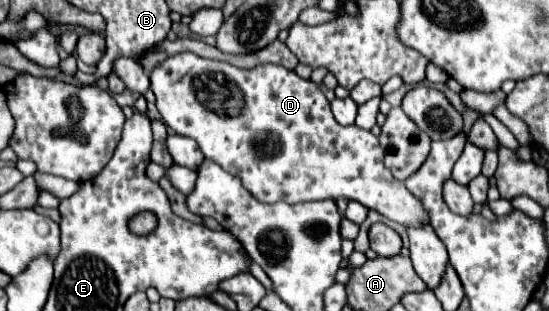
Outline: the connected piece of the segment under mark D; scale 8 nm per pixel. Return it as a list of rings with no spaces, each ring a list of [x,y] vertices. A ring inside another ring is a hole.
[[[184,52],[170,56],[154,68],[150,82],[150,88],[156,94],[156,106],[166,126],[176,134],[196,140],[202,154],[226,168],[232,176],[238,176],[242,186],[250,190],[256,200],[300,204],[310,200],[346,198],[356,200],[404,226],[422,226],[428,222],[422,204],[406,190],[404,182],[394,180],[392,172],[384,166],[384,152],[378,138],[370,130],[358,128],[356,124],[338,124],[320,86],[312,80],[300,78],[294,70],[278,64],[238,68]]]

